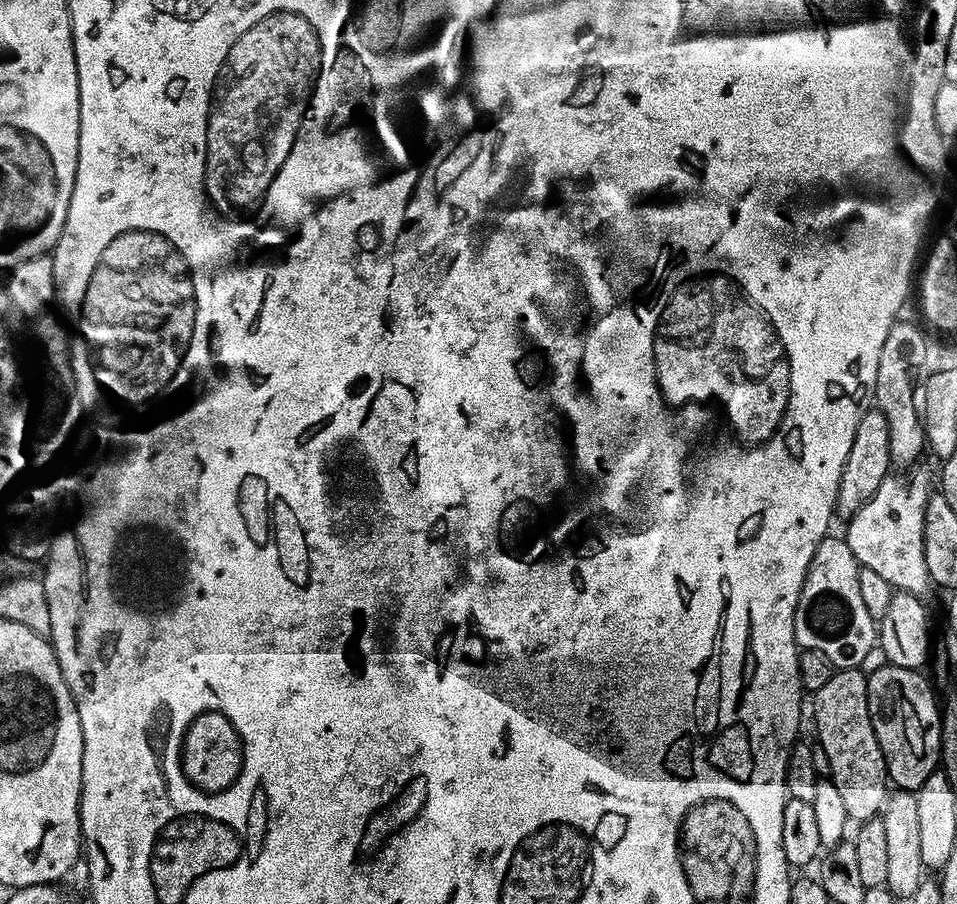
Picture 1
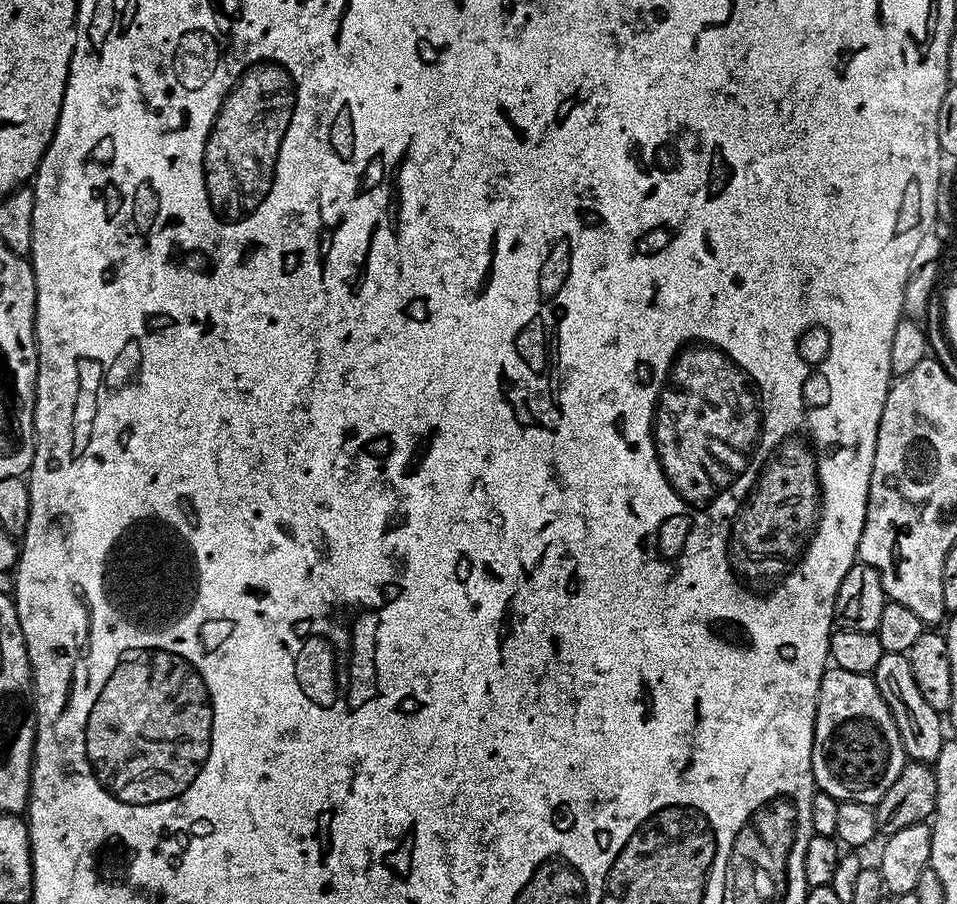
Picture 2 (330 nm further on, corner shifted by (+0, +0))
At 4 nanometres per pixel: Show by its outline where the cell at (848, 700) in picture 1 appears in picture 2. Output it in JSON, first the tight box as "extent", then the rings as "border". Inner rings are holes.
{"extent":[812,666,906,806],"border":[[[832,666],[825,671],[816,699],[816,725],[812,739],[812,778],[819,791],[830,794],[838,802],[848,801],[875,806],[894,786],[894,778],[902,774],[906,757],[898,726],[871,675],[854,674]]]}

